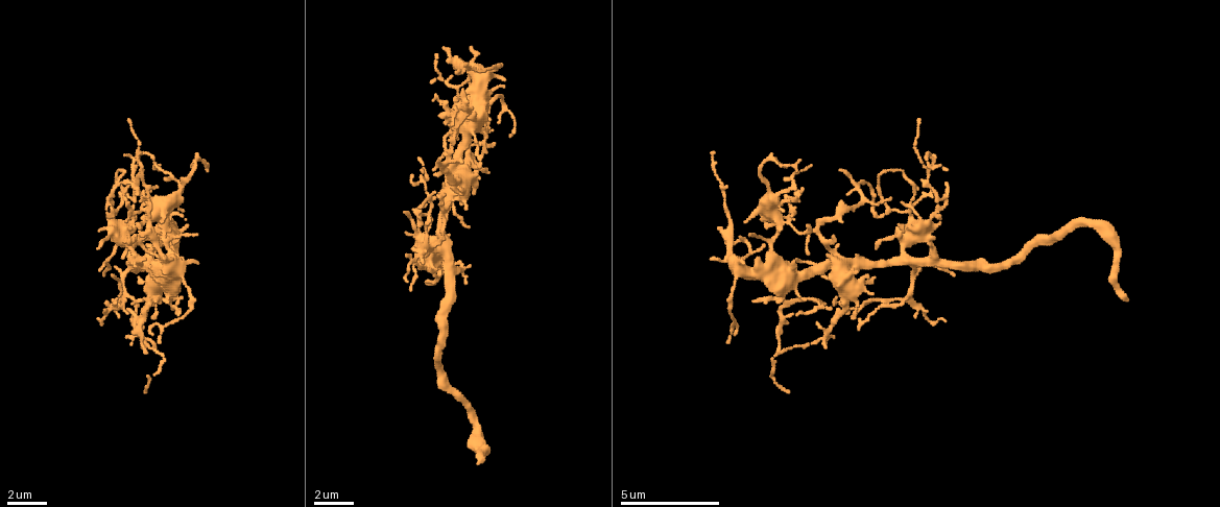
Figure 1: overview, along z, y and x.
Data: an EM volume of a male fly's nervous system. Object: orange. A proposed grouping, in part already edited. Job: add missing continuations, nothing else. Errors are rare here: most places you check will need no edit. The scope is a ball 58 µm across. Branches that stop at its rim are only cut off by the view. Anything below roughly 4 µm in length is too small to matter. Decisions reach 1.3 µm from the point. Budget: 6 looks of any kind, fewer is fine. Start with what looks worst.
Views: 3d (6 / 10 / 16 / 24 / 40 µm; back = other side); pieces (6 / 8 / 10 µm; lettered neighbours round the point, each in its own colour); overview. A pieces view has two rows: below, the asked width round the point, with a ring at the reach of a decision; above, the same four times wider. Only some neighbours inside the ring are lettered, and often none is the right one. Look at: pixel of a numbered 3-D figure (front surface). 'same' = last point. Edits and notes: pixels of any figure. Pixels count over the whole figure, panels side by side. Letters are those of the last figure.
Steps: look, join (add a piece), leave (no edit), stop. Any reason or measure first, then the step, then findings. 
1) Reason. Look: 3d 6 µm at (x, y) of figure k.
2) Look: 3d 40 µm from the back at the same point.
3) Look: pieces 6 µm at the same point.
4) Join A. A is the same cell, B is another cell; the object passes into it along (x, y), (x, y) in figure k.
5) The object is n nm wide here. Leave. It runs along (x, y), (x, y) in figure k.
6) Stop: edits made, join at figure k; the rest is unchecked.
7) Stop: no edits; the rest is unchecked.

Look: pieces 6 µm at (405, 215) of figure 1.

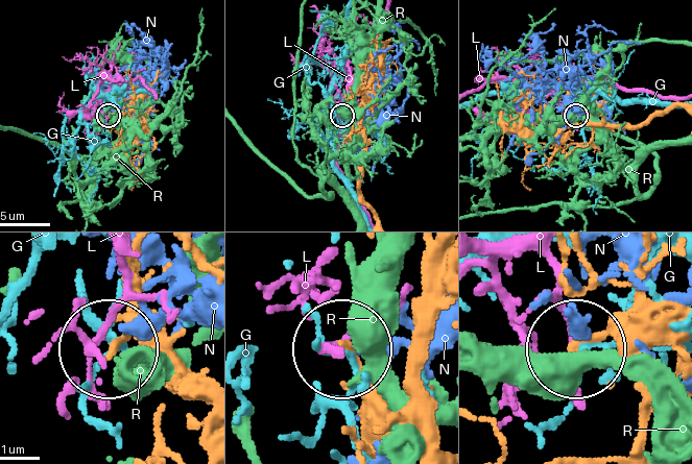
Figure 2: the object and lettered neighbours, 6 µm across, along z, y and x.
Leave. G, L, N and R are other cells; it runs along (425, 399), (385, 396), (349, 353) in figure 2; no lettered piece goes on from it.

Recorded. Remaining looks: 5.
Tapers out. Look: pieces 10 µm at (799, 189) of figure 1.

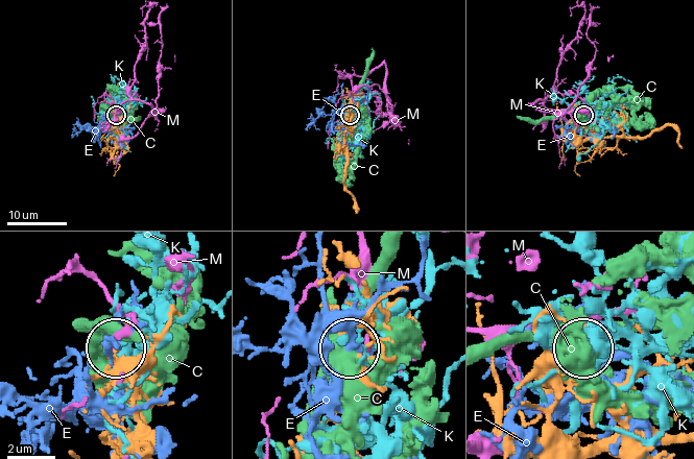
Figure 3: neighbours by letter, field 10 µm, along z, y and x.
The object is 150 nm wide here. Leave. C, E, K and M are other cells; none of them fits.

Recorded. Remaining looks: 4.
Tapers out. Look: pieces 6 µm at (405, 279) of figure 1.

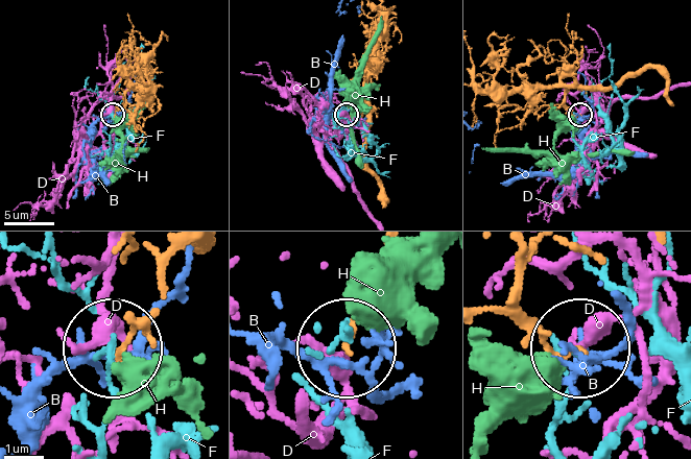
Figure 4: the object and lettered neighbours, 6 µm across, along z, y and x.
Leave. B, D, F and H are other cells; no lettered piece goes on from it.

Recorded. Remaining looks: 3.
Stop: no edits; the rest is unchecked.

